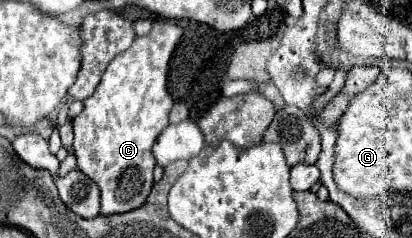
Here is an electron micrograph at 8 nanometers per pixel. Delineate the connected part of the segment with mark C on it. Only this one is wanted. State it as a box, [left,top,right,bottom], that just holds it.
[74,20,182,214]

